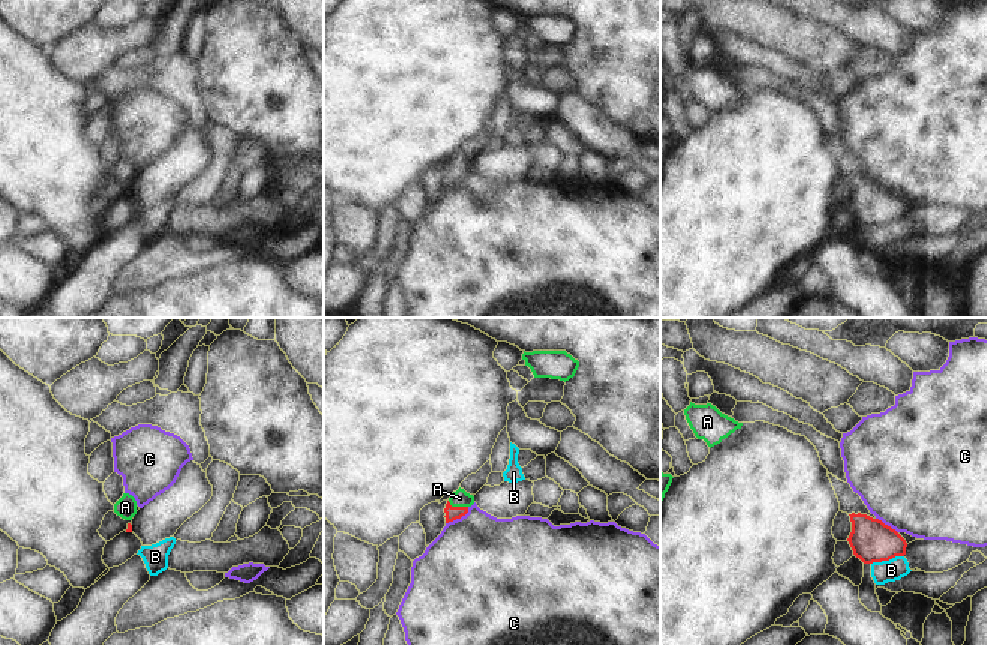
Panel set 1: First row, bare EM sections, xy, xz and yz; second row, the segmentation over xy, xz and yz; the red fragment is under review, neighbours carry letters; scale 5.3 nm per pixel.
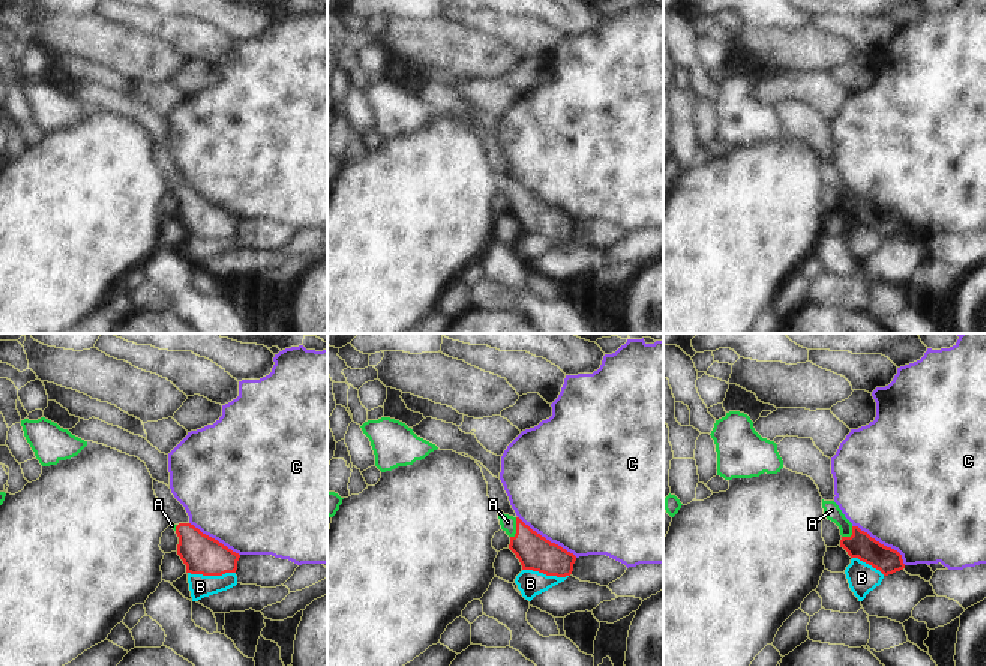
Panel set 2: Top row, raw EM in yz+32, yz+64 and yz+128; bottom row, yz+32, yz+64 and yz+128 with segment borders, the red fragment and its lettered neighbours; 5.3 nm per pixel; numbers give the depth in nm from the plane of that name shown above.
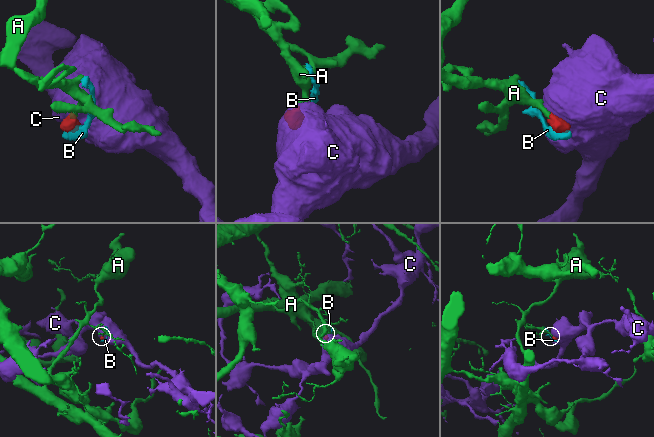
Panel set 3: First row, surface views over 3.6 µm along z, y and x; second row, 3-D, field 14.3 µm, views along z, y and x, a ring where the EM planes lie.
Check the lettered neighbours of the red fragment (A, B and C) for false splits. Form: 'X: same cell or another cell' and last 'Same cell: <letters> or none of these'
A: same cell
B: another cell
C: another cell
Same cell: A

